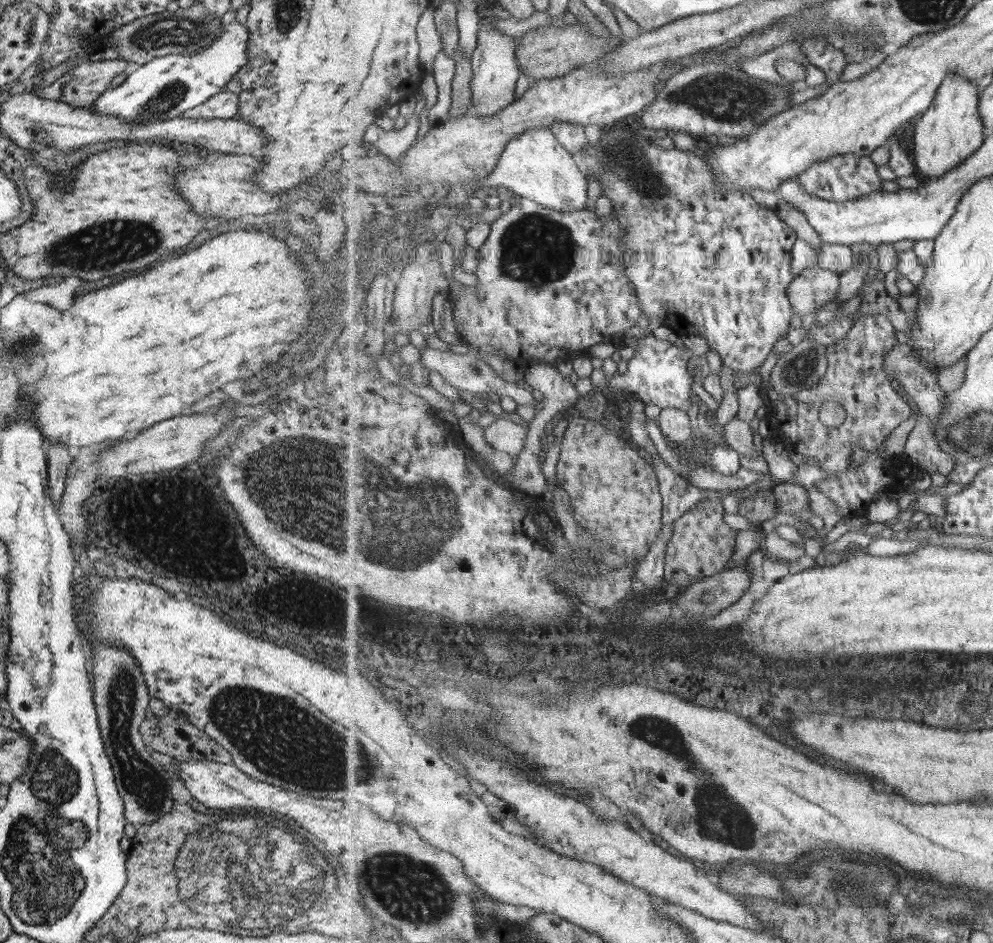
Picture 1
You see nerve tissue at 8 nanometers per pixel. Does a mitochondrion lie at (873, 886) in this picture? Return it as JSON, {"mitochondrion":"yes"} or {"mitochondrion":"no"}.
{"mitochondrion":"yes"}

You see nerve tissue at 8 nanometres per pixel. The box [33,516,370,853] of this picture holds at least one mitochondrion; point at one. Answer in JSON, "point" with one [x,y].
{"point":[144,783]}

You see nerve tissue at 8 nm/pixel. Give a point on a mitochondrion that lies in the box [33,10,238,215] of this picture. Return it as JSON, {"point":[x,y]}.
{"point":[181,33]}

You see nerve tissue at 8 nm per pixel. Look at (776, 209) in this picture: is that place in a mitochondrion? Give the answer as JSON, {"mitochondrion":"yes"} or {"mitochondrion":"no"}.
{"mitochondrion":"no"}

